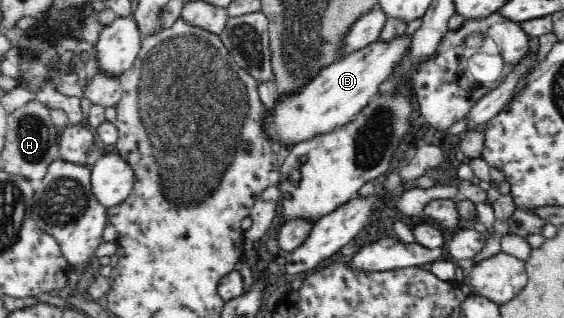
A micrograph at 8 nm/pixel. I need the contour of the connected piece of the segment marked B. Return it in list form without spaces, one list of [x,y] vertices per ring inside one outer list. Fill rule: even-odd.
[[[402,35],[390,42],[380,43],[373,41],[366,48],[357,50],[345,56],[342,60],[336,60],[332,64],[320,69],[315,78],[308,82],[304,87],[295,92],[286,92],[280,94],[274,99],[274,106],[268,109],[264,106],[264,118],[262,118],[262,133],[268,137],[268,141],[274,144],[277,142],[282,146],[283,152],[296,146],[299,142],[313,139],[321,134],[328,134],[333,130],[343,127],[350,122],[357,114],[370,102],[371,96],[377,95],[379,86],[393,72],[400,67],[400,58],[408,52],[410,48],[411,37]]]

